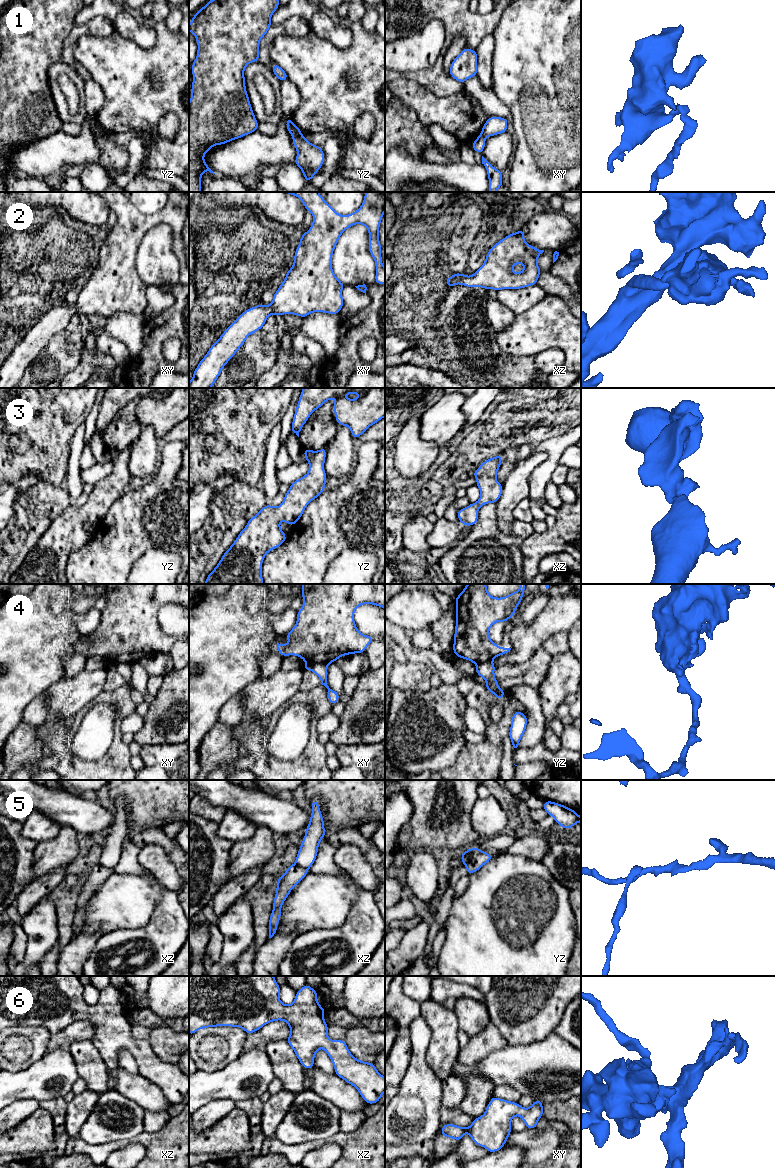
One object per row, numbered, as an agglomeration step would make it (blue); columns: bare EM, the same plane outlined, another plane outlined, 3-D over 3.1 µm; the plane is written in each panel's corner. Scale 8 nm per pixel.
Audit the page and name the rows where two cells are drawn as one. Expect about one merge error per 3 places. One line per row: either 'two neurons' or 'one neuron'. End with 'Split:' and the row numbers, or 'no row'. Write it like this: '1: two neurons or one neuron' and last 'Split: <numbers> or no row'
1: two neurons
2: one neuron
3: one neuron
4: two neurons
5: two neurons
6: one neuron
Split: 1, 4, 5

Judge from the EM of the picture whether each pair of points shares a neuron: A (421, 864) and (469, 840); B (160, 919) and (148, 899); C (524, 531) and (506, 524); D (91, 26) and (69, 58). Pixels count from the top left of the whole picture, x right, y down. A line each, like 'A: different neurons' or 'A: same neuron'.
A: different neurons
B: different neurons
C: different neurons
D: same neuron

